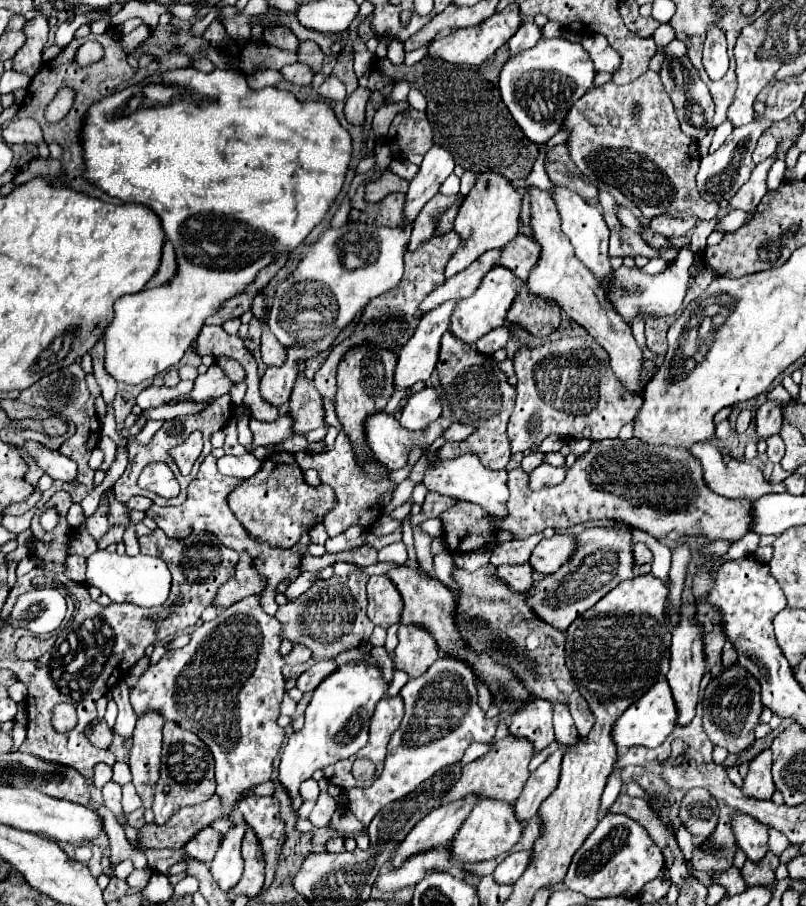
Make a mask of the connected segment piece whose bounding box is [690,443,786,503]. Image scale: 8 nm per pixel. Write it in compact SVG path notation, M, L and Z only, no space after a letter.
M696 443L694 447L690 447L690 453L694 453L696 459L700 459L702 467L704 467L706 485L714 493L724 495L726 499L746 499L746 501L754 503L756 499L760 499L762 495L768 495L768 493L786 493L784 483L770 483L770 481L766 481L764 473L758 467L754 467L752 463L740 463L740 461L724 463L720 451L716 451L716 447L712 447L710 443Z

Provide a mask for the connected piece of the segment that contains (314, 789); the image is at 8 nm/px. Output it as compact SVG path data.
M308 779L300 785L300 793L302 793L302 799L318 799L318 783L314 779Z

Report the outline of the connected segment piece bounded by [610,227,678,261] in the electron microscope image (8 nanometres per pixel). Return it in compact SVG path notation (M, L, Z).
M622 227L618 231L610 233L610 257L634 257L634 255L646 255L646 257L664 257L666 261L674 259L674 253L678 253L676 249L668 249L668 251L650 251L646 247L646 243L642 243L638 239L638 233L634 233L628 227Z

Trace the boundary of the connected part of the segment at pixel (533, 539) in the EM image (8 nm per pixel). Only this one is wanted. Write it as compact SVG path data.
M534 533L528 539L522 541L508 541L508 543L500 543L492 549L490 555L490 563L492 565L508 565L508 563L526 563L532 549L542 541L542 533Z

